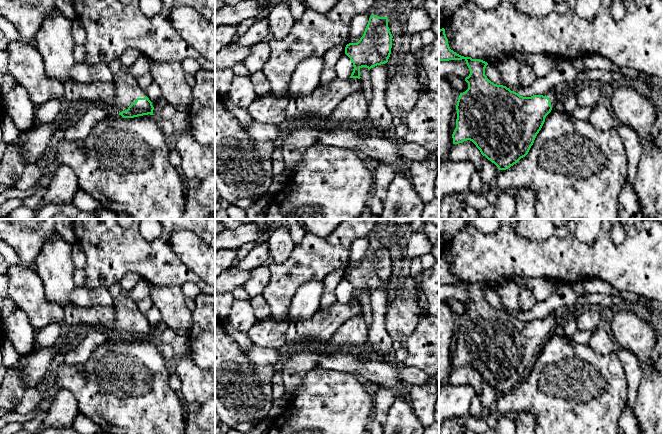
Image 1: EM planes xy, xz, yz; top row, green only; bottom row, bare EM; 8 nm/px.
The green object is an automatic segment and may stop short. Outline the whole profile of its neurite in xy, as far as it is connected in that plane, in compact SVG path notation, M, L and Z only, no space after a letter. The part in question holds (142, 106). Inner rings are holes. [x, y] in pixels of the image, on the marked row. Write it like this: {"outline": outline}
{"outline": "M121 70L114 74L116 87L114 112L123 118L134 118L143 115L154 115L152 102L137 83L137 78Z"}

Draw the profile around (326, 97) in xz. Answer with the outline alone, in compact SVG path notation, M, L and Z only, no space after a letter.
M334 78L320 84L306 97L291 97L286 109L286 119L279 127L289 132L296 120L308 121L312 118L327 119L334 109L349 95L362 92L365 80L362 78Z

